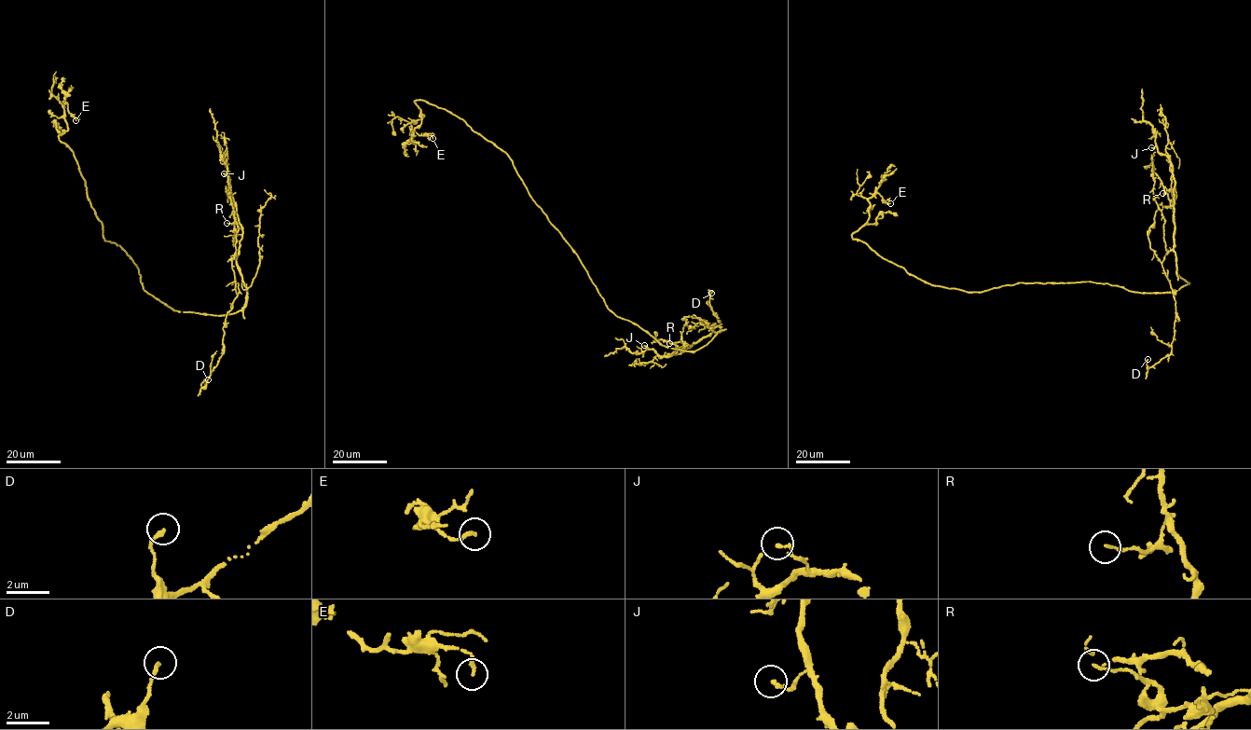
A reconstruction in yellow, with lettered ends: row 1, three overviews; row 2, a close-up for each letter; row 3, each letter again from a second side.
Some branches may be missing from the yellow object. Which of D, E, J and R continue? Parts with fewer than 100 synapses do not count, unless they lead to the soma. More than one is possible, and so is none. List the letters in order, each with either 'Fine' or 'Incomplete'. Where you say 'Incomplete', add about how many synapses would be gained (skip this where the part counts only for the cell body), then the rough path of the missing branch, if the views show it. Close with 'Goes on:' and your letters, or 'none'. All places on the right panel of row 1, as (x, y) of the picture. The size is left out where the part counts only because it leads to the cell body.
D: Fine
E: Fine
J: Fine
R: Fine
Goes on: none

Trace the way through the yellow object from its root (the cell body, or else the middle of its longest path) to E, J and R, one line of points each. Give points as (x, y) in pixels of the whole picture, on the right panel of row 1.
E: (1133, 292), (1091, 282), (969, 292), (932, 285), (852, 237), (868, 220), (869, 199), (877, 193), (890, 203)
J: (1133, 292), (1173, 292), (1189, 282), (1178, 277), (1173, 250), (1175, 180), (1171, 161), (1157, 146), (1151, 147)
R: (1133, 292), (1173, 292), (1189, 282), (1176, 272), (1172, 192), (1162, 193)

